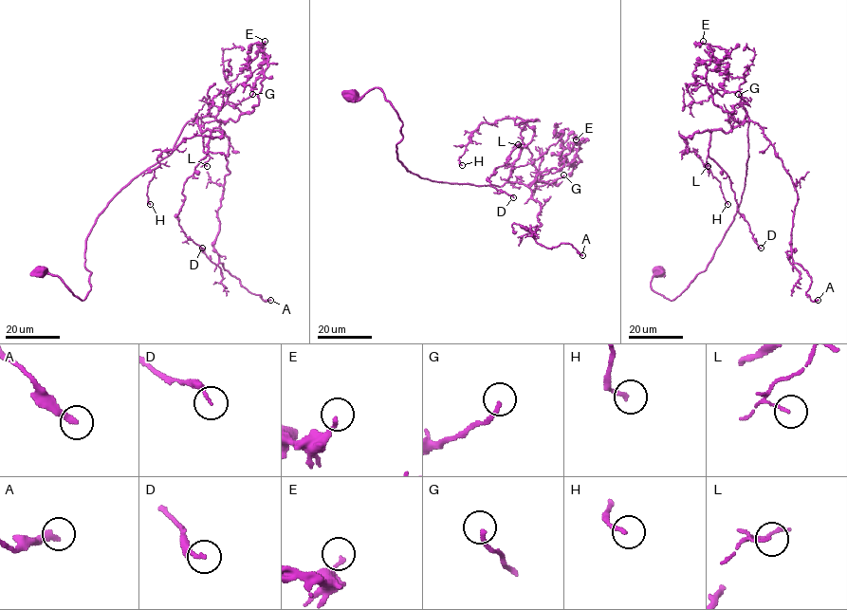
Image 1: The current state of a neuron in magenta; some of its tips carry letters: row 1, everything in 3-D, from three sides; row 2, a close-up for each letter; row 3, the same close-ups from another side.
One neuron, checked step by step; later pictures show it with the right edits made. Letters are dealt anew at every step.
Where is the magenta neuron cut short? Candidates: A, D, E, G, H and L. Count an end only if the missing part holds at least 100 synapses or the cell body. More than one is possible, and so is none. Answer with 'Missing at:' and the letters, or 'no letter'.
Missing at: no letter

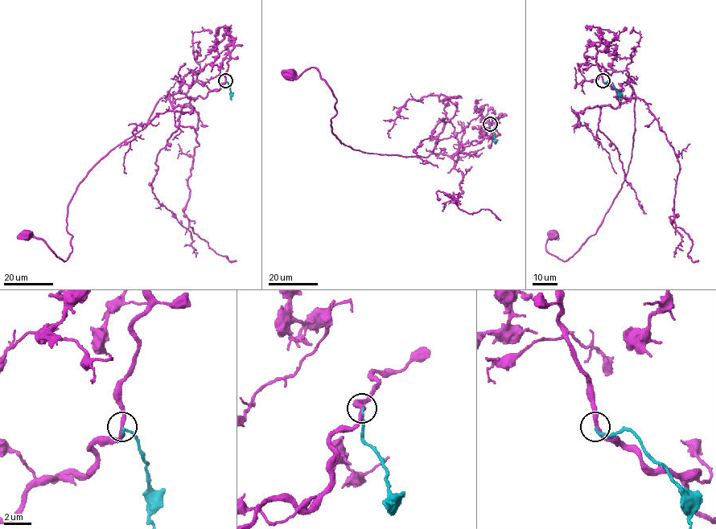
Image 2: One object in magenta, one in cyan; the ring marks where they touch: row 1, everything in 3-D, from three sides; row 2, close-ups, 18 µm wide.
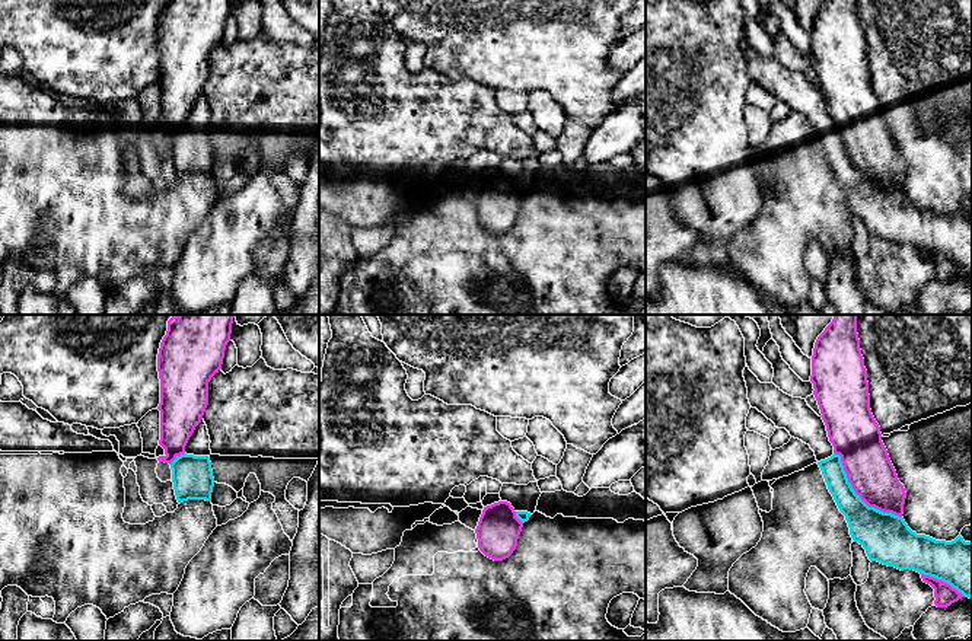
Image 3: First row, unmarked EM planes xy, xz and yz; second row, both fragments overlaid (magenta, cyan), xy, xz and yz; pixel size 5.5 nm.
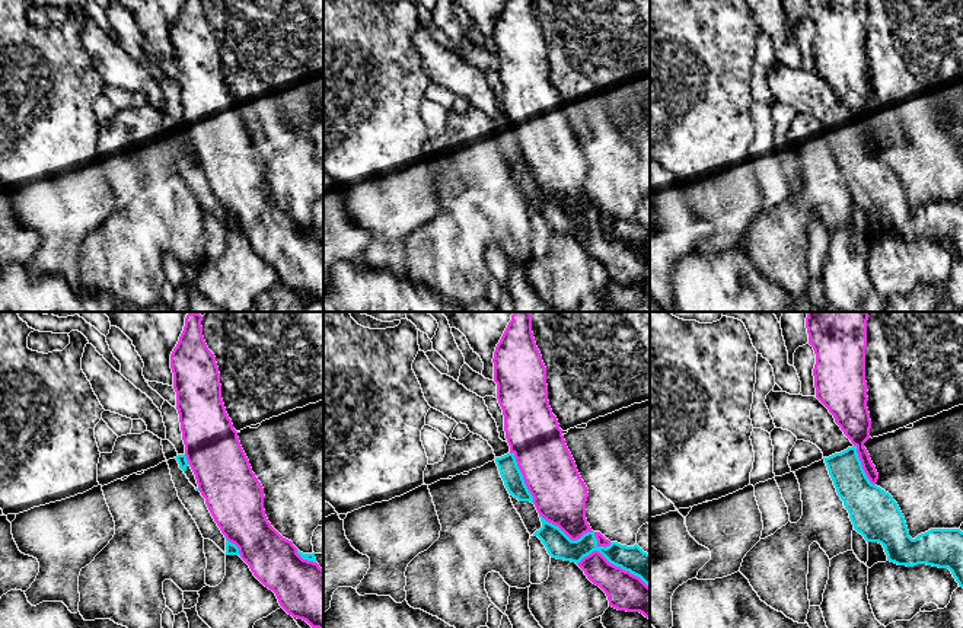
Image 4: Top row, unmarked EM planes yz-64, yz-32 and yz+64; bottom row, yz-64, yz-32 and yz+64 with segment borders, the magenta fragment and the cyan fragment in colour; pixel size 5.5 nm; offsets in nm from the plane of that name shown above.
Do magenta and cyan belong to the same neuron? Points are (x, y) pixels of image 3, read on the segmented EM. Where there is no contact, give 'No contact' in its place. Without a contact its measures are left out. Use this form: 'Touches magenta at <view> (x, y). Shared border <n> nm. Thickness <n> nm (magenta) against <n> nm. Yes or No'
Touches magenta at yz (857, 494). Shared border 500 nm. Thickness 260 nm (magenta) against 240 nm. No

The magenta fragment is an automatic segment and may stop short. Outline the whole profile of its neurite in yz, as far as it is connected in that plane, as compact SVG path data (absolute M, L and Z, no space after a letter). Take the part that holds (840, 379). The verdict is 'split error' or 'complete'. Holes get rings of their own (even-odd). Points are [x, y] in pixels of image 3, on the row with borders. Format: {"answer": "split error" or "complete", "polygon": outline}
{"answer": "complete", "polygon": "M835 315L812 355L813 395L848 482L869 506L902 517L906 492L870 409L857 315Z"}

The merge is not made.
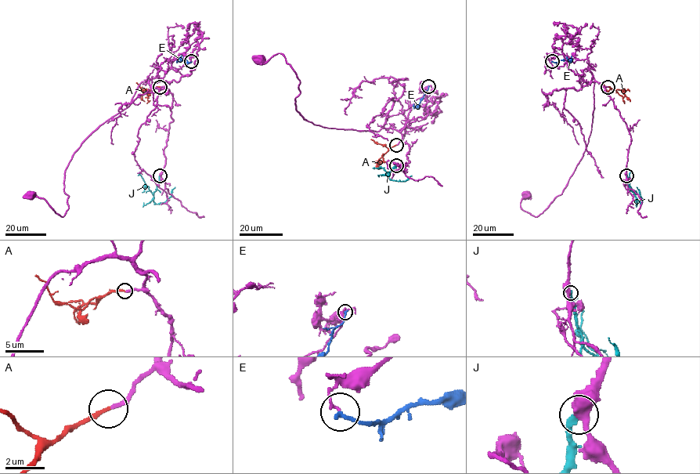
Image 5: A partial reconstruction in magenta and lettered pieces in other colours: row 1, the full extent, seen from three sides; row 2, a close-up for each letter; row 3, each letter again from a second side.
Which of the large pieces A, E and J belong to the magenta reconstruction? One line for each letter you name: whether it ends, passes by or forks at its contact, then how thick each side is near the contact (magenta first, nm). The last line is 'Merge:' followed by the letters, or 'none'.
A: it ends | 240/240 nm
Merge: A

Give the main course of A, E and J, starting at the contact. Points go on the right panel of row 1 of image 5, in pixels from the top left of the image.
A: (607, 87), (613, 90), (620, 89), (629, 101)
E: (552, 61), (568, 61)
J: (626, 175), (629, 189), (641, 204), (642, 197), (636, 187)

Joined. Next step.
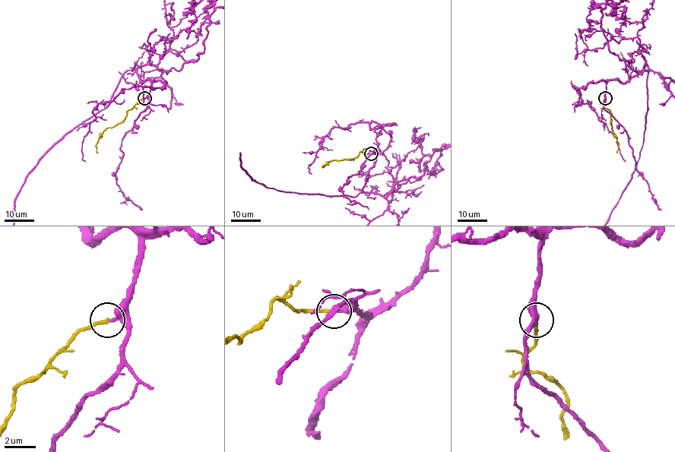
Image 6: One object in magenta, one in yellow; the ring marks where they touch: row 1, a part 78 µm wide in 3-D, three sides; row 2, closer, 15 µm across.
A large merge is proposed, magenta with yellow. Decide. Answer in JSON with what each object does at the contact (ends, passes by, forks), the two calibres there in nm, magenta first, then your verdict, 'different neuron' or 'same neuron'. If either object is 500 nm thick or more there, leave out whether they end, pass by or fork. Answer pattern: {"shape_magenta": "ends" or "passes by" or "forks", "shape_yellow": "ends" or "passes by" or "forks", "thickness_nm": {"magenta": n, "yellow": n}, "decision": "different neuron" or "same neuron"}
{"shape_magenta": "ends", "shape_yellow": "ends", "thickness_nm": {"magenta": 360, "yellow": 190}, "decision": "same neuron"}

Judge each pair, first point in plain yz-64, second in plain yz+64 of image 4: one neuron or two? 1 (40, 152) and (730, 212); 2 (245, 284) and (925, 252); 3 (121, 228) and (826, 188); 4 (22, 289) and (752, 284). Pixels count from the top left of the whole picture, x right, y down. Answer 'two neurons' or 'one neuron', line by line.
1: one neuron
2: one neuron
3: one neuron
4: one neuron

